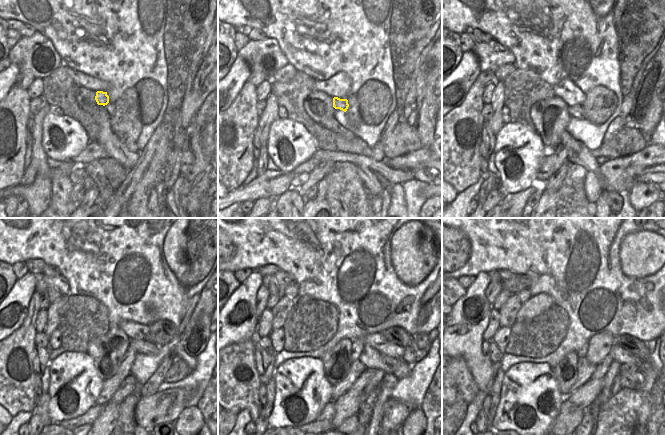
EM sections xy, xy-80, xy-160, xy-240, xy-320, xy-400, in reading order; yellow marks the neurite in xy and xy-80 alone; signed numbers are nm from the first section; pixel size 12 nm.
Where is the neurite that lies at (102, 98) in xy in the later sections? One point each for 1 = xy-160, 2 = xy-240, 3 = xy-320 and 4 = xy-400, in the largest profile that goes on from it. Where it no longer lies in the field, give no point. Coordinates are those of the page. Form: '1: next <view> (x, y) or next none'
1: next xy-160 (576, 111)
2: next xy-240 (141, 346)
3: next xy-320 (400, 369)
4: next xy-400 (630, 377)

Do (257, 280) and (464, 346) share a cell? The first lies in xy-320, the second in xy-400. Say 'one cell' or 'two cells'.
one cell

